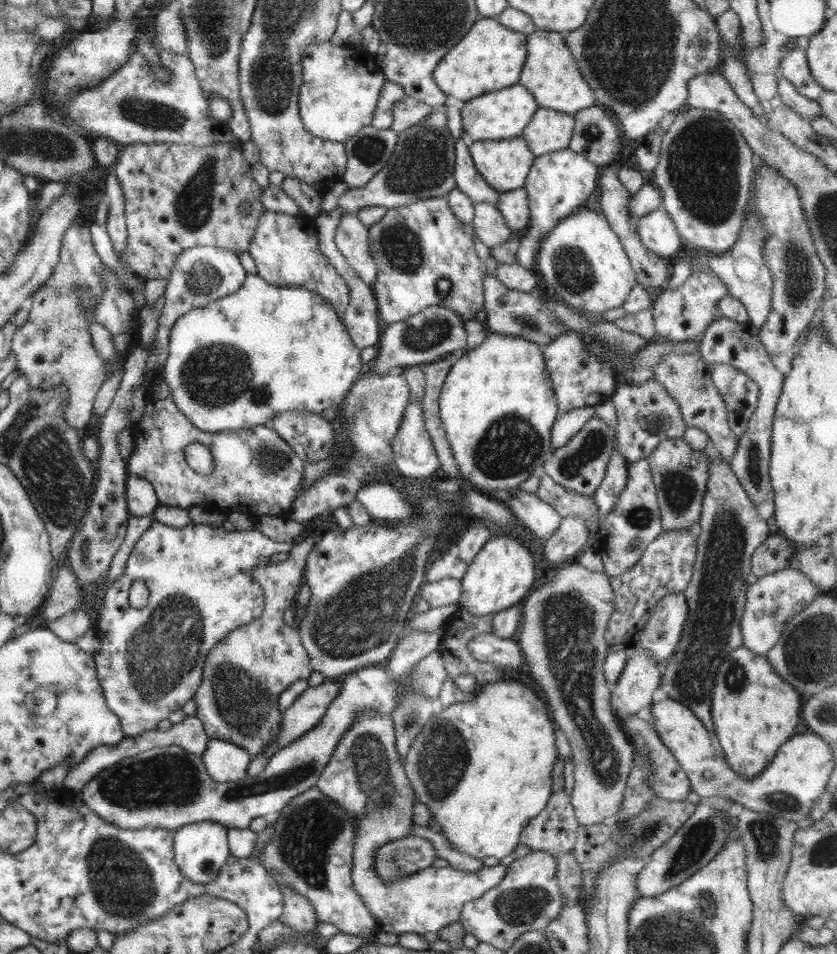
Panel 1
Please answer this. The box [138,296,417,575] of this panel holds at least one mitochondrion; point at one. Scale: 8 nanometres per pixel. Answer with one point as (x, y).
(211, 378)

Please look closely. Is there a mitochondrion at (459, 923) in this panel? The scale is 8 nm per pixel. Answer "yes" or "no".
no

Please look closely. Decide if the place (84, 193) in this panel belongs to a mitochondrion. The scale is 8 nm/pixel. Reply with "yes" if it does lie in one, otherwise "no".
no

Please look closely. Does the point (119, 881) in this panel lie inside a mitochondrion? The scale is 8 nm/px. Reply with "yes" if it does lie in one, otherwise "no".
yes

